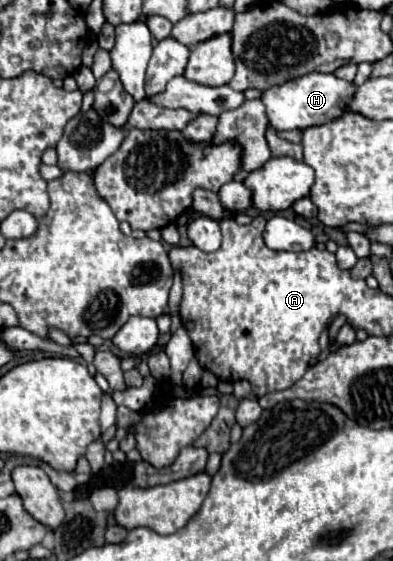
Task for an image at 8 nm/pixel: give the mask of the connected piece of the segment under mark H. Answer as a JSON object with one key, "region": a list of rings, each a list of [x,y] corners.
{"region":[[[308,73],[306,77],[298,77],[278,87],[270,87],[262,93],[262,101],[266,105],[268,121],[278,131],[288,129],[308,129],[314,125],[324,125],[342,117],[344,109],[350,105],[350,97],[356,93],[356,85],[352,81],[342,81],[334,77],[334,73]]]}

